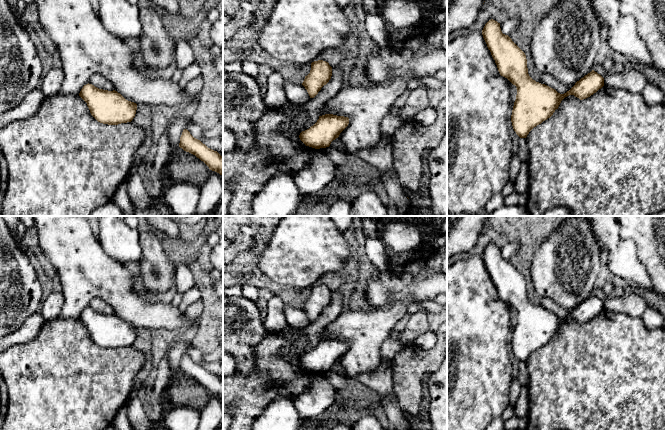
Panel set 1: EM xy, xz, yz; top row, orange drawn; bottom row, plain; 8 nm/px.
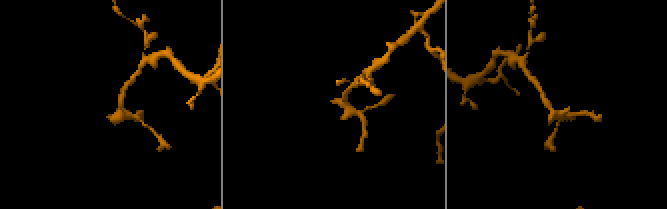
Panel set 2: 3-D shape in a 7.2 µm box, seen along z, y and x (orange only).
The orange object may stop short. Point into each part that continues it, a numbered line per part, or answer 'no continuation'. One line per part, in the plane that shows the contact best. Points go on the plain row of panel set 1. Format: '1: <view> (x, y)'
no continuation

